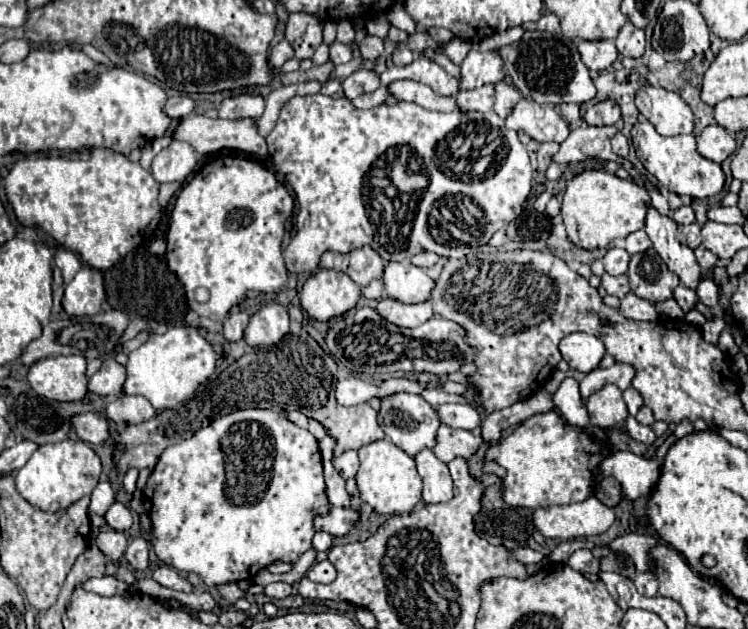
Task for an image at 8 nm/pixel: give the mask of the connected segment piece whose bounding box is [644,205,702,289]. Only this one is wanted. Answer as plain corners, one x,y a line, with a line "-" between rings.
652,205
646,213
646,233
650,241
654,243
654,249
662,257
662,261
668,265
670,271
674,271
680,281
696,289
700,283
700,265
694,257
694,251
688,247
682,247
678,241
678,225
672,217
658,213

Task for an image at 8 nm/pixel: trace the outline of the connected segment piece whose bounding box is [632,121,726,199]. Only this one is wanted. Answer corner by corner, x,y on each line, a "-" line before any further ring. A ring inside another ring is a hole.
650,121
636,123
632,127
632,145
636,149
636,155
640,163
646,167
650,175
654,175
668,191
676,195
690,195
692,199
706,199
712,195
718,195
724,189
724,171
718,163
708,161
696,151
696,139
694,135
674,135
664,137
660,135

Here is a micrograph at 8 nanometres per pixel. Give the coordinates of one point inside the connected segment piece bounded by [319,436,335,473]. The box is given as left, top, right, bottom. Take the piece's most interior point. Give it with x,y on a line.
326,445

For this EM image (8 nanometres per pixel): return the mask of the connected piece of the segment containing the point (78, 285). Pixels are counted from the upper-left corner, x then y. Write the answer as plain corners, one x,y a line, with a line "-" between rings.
84,265
72,283
66,285
62,307
68,315
82,317
82,315
96,315
106,301
104,295
104,279
98,269

